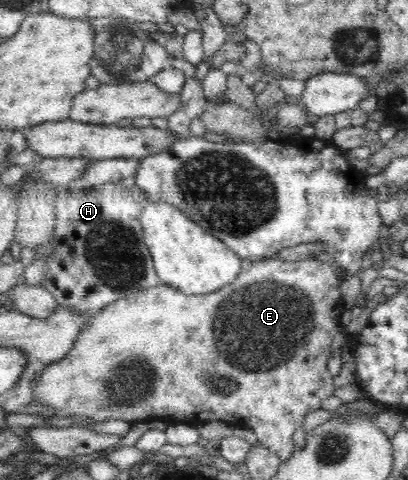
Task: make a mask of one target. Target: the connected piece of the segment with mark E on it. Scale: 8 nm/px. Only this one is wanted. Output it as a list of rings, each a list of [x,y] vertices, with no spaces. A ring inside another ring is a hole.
[[[313,256],[304,260],[284,261],[276,258],[245,259],[238,275],[231,284],[226,284],[216,292],[188,295],[172,286],[159,284],[129,298],[111,302],[99,312],[91,314],[88,324],[80,330],[74,348],[62,358],[44,368],[32,395],[36,403],[48,405],[58,416],[82,416],[91,418],[92,423],[105,420],[125,420],[131,424],[148,424],[156,417],[173,416],[175,422],[200,426],[214,421],[222,421],[234,427],[247,427],[258,437],[257,443],[275,452],[282,462],[286,462],[294,452],[294,434],[303,429],[306,414],[321,408],[322,400],[332,396],[335,388],[333,376],[328,371],[328,352],[334,336],[340,330],[339,318],[346,309],[342,302],[340,280],[336,279],[331,263],[318,261]]]

